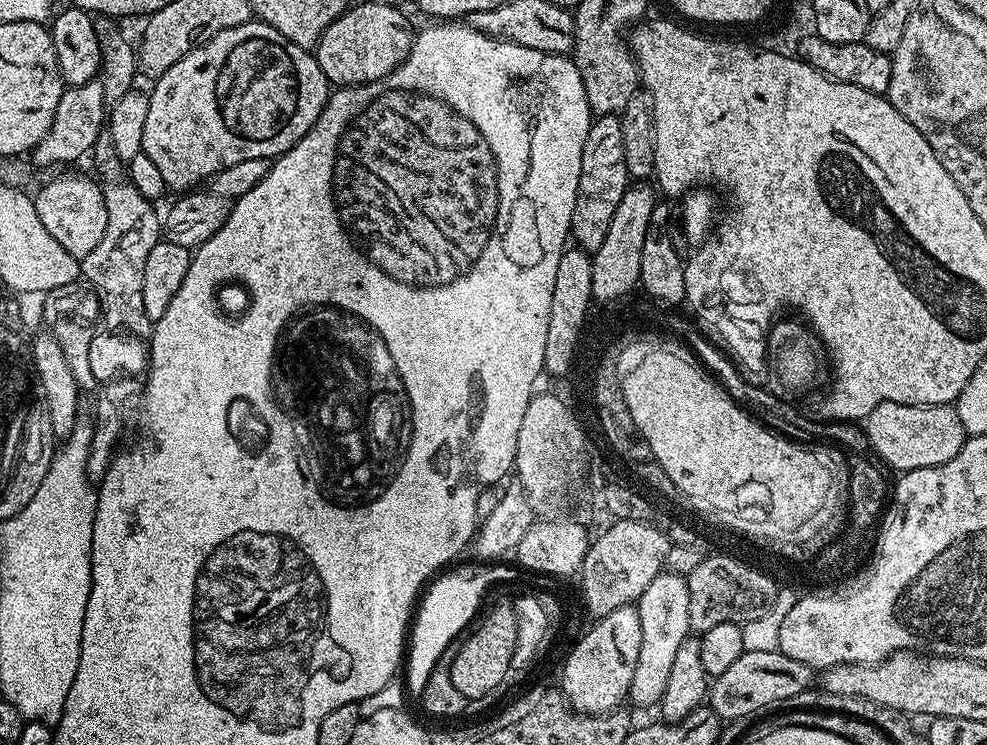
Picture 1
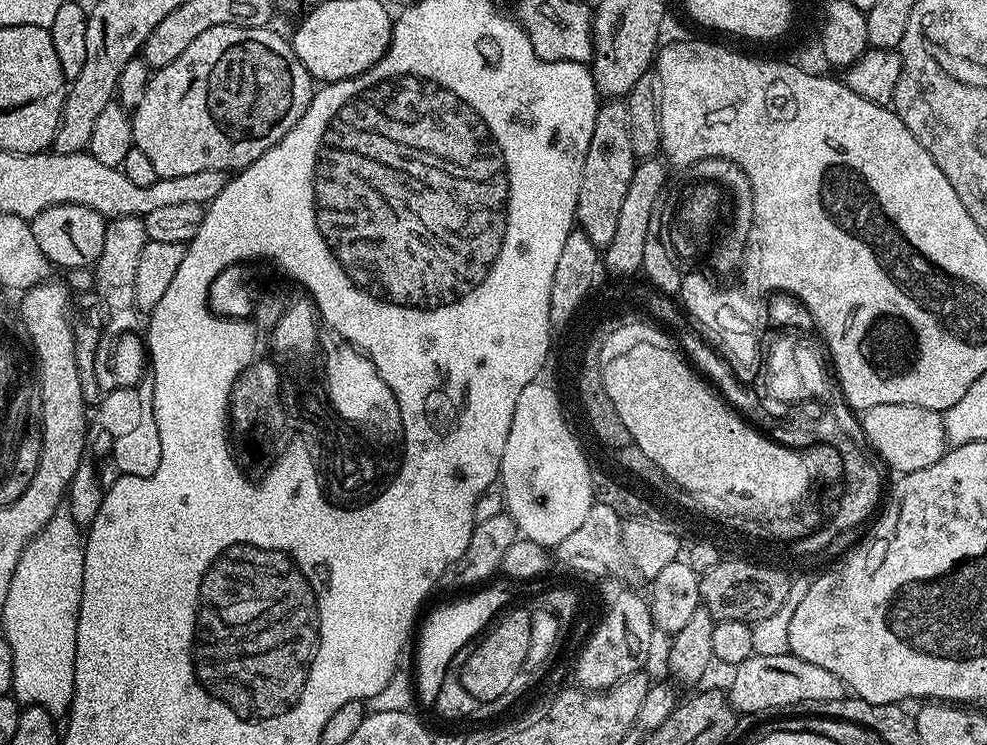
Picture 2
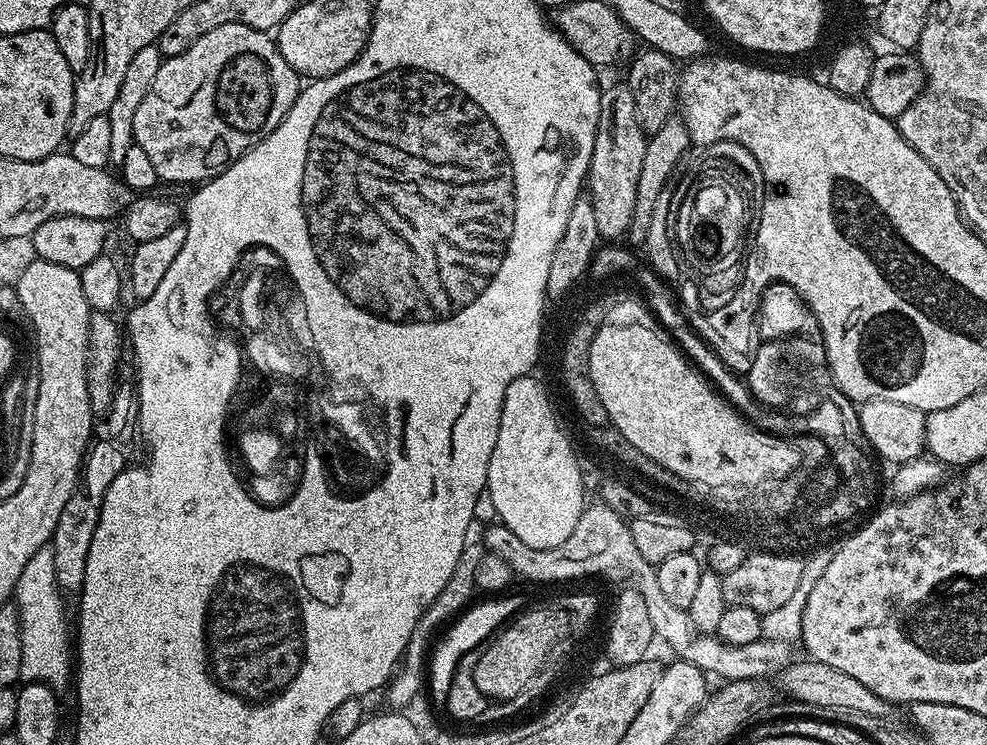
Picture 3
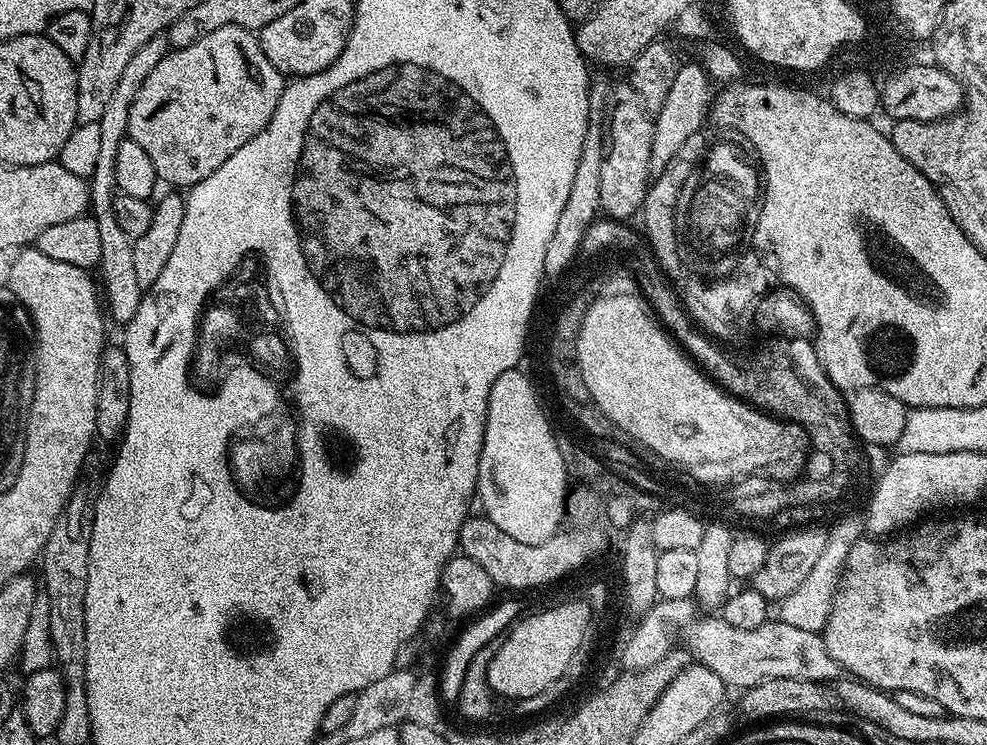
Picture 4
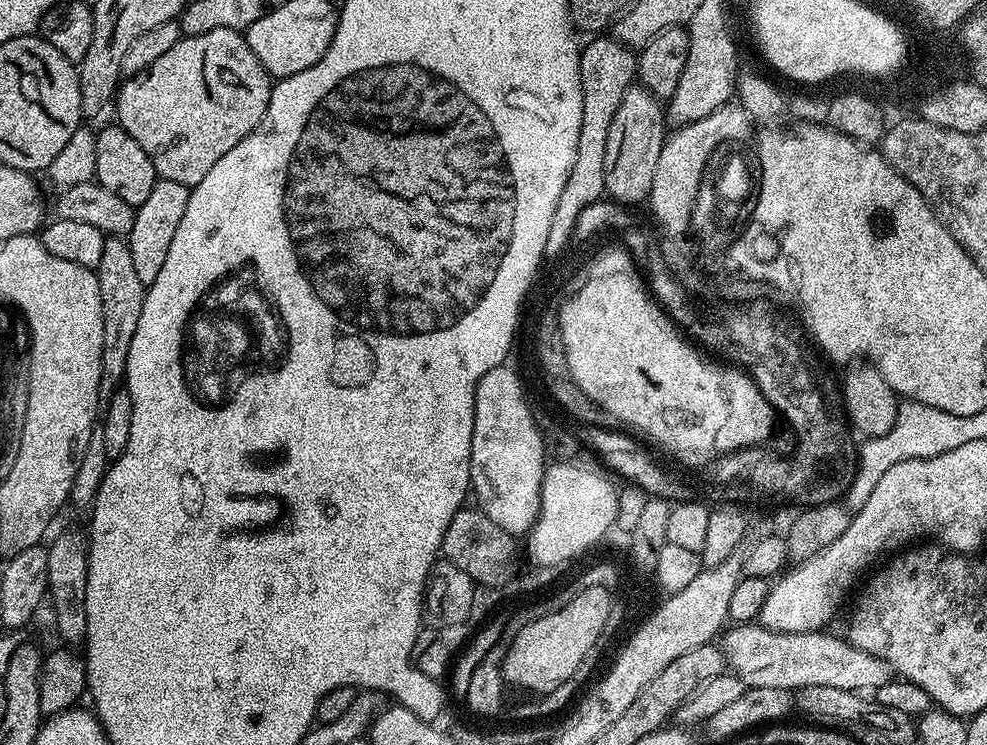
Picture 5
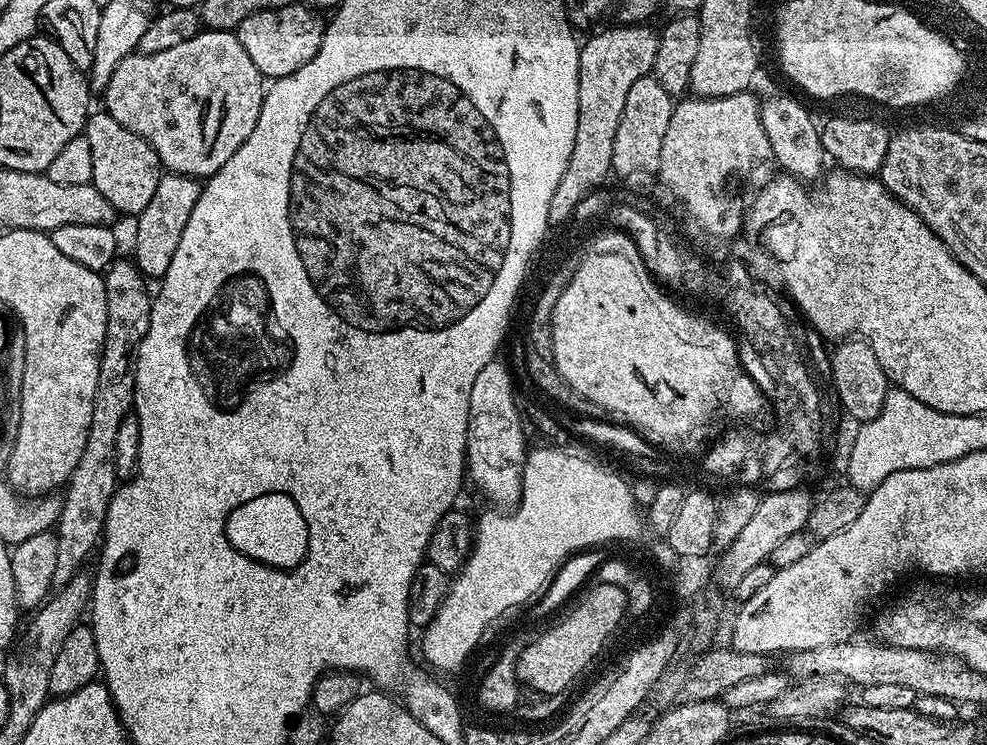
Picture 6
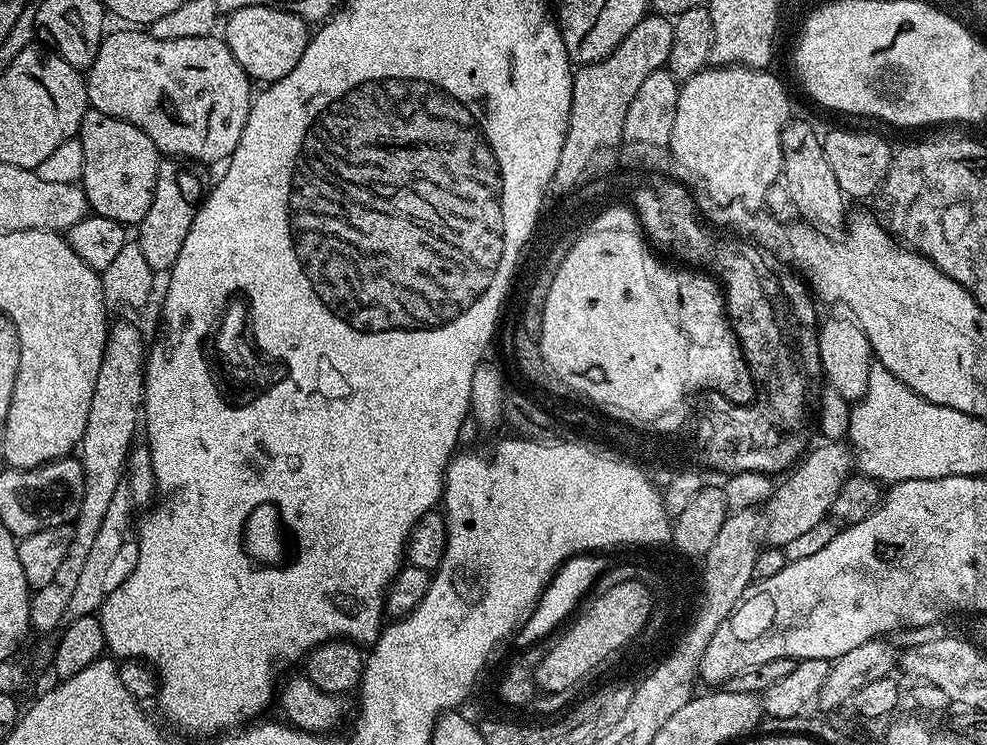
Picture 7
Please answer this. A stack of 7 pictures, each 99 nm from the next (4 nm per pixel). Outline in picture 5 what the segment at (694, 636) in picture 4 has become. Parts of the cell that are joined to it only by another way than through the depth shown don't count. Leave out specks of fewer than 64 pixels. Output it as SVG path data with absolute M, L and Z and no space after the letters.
M756 622L736 624L723 633L724 663L731 675L749 688L787 688L799 690L806 686L838 686L861 694L886 686L890 678L888 663L874 654L858 650L847 639L831 636L831 631L775 632Z

